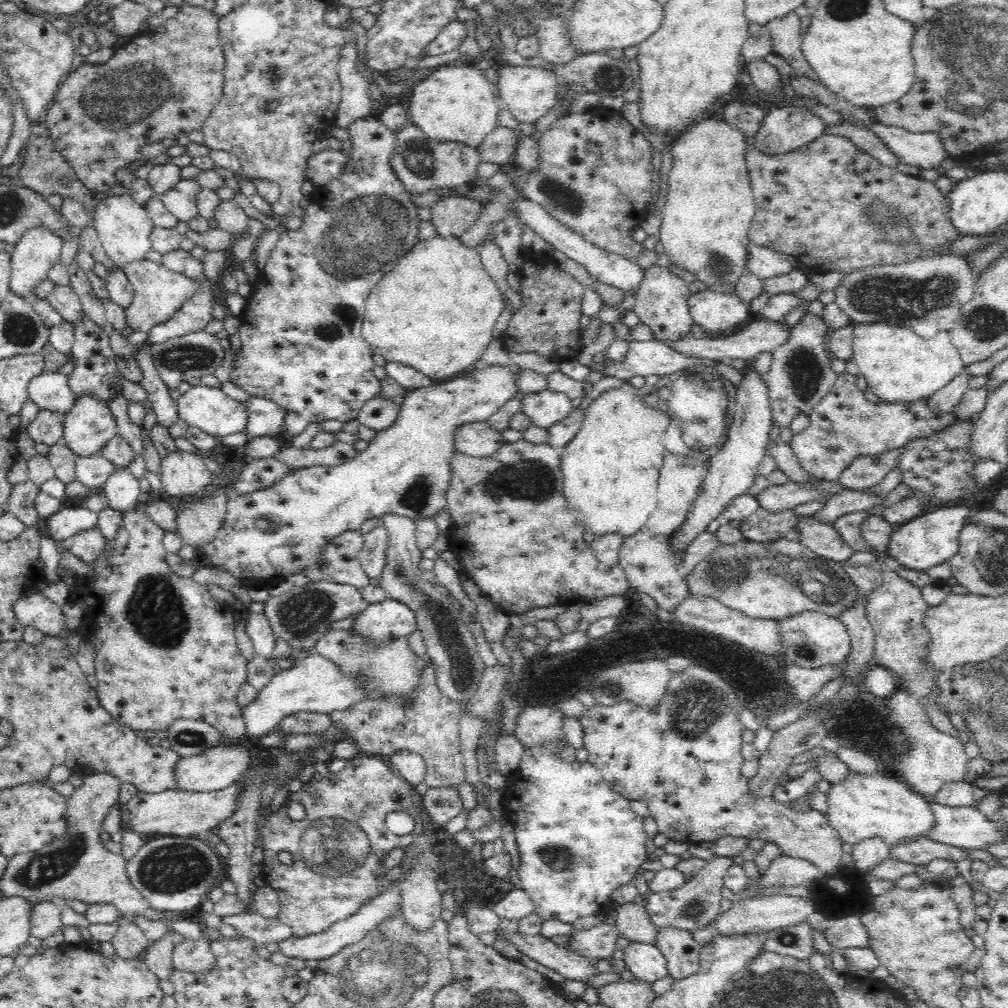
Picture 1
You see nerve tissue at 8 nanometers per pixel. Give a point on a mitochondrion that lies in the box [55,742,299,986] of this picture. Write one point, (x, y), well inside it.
(170, 867)

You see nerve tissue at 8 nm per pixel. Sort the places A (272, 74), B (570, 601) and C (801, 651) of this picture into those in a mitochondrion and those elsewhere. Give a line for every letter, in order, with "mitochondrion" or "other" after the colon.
A: mitochondrion
B: other
C: mitochondrion

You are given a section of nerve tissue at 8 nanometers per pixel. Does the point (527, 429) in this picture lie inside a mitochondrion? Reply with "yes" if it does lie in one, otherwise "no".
no

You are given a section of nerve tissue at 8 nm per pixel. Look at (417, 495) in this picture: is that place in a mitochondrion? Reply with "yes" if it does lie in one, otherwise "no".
yes

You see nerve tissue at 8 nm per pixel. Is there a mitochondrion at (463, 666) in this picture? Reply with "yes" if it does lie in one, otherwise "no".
yes

